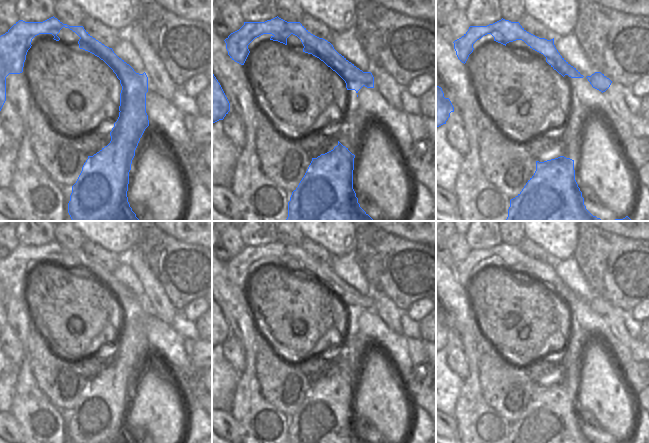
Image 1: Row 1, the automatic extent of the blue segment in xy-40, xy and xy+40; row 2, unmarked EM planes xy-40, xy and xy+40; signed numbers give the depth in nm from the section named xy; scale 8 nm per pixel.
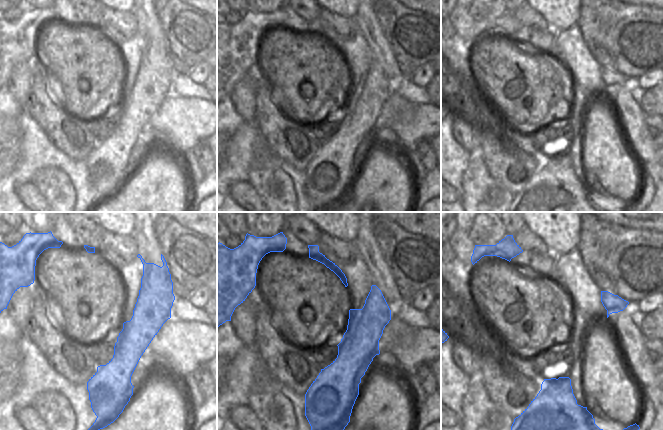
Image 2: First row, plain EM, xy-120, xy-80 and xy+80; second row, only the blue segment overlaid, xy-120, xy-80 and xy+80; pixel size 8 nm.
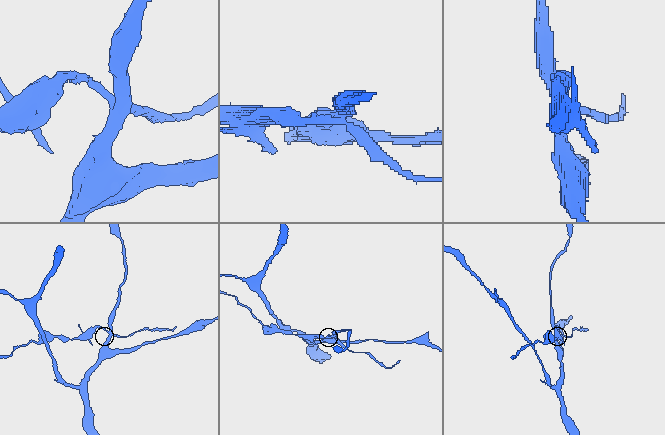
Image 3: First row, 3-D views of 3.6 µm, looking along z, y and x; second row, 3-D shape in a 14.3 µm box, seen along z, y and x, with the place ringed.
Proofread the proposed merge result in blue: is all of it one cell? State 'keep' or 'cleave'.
cleave

